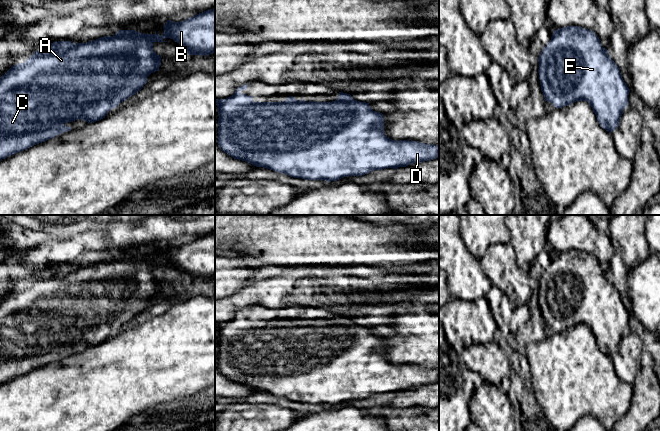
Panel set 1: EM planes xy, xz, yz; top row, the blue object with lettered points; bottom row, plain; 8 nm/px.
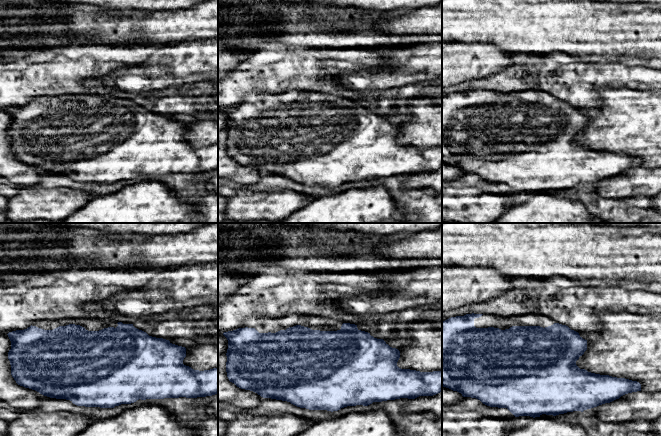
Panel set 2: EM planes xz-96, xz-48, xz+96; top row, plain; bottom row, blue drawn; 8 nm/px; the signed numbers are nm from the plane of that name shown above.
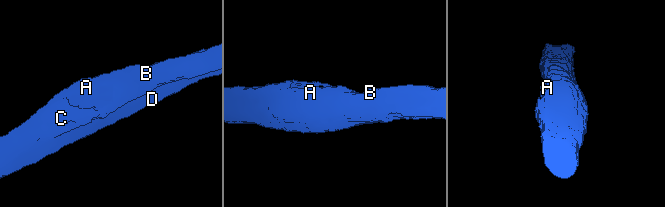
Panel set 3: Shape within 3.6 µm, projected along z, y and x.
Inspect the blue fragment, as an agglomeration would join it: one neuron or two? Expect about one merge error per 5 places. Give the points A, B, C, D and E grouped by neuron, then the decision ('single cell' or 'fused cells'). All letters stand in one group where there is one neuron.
groups A B C D E; single cell

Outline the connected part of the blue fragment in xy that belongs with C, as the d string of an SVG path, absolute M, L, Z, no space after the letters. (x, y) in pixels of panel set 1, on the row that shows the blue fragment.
M215 8L199 13L181 22L167 20L163 28L164 33L162 36L159 35L159 31L157 34L144 34L139 33L136 30L118 30L118 32L113 36L101 37L87 43L74 44L72 41L53 42L39 51L35 51L24 63L11 66L11 68L0 77L0 160L24 151L36 144L45 142L59 134L62 134L63 132L68 132L71 130L71 127L65 126L65 123L79 119L88 123L93 123L105 118L106 114L111 109L116 108L121 102L127 100L129 97L141 90L147 83L147 77L151 73L159 71L162 56L157 55L153 51L154 42L167 42L163 39L170 38L182 45L185 48L186 53L189 55L206 56L215 53Z

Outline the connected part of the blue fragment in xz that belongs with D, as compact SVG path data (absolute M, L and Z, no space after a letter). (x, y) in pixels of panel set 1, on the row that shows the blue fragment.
M248 83L237 88L235 93L226 99L215 99L218 107L218 145L220 149L233 157L234 159L246 161L256 167L263 167L278 173L286 174L294 178L302 178L306 180L324 180L327 182L337 181L348 176L362 176L374 170L382 170L386 168L397 169L398 167L406 167L413 163L421 163L433 160L439 157L439 147L433 144L425 144L410 140L395 141L387 137L384 133L384 116L380 112L373 111L369 103L354 100L350 94L339 92L339 96L332 102L305 102L304 99L298 101L293 96L289 96L282 102L254 102L252 96L242 94L241 90L246 90Z

